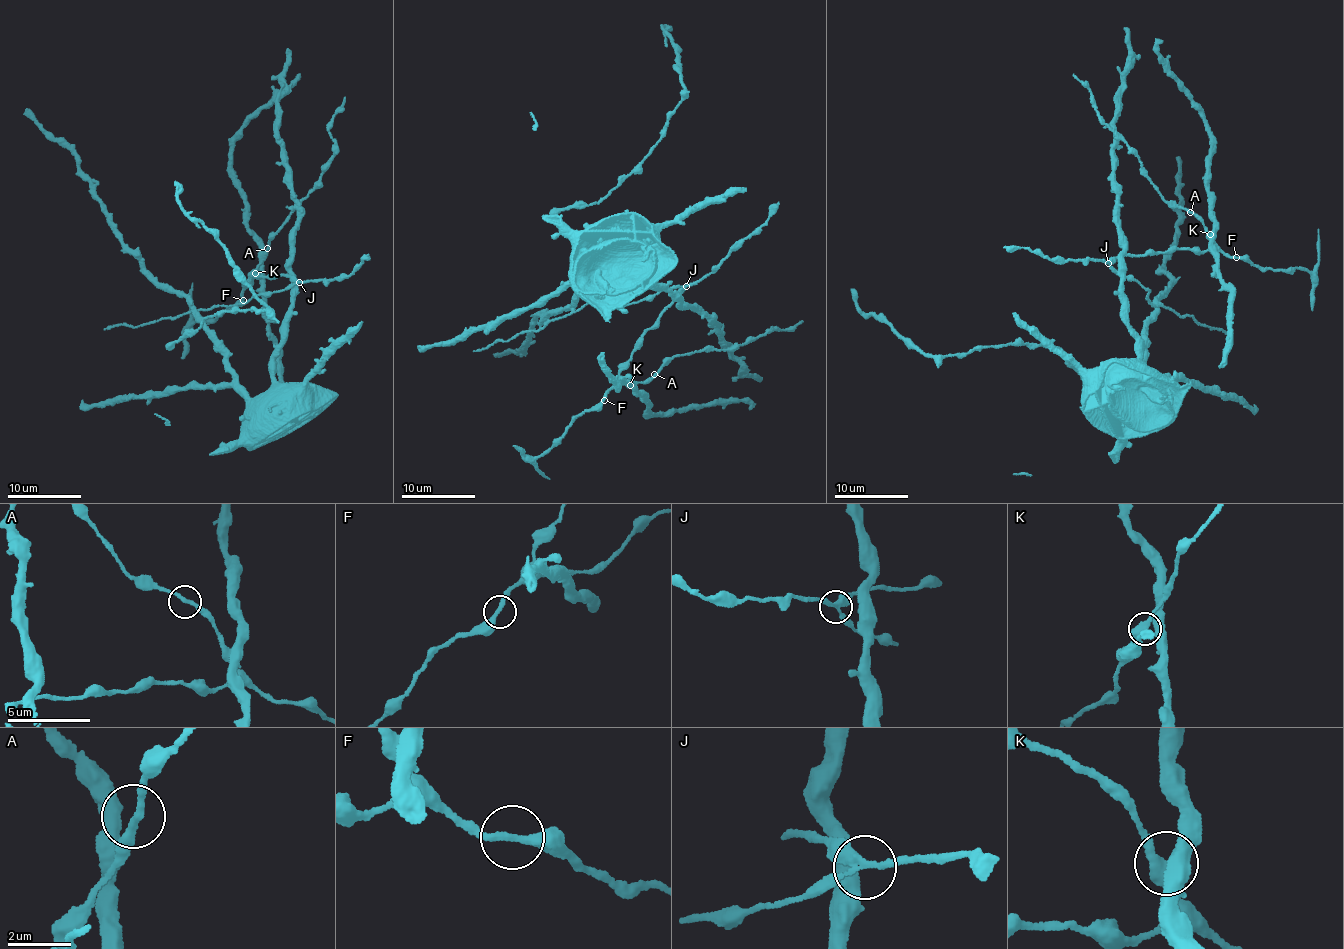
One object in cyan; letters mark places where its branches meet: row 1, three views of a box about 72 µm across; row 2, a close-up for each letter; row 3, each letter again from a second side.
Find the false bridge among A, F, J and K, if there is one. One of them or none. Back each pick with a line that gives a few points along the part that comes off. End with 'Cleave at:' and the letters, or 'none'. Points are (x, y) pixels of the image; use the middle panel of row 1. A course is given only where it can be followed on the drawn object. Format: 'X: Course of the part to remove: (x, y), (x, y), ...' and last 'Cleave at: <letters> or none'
J: Course of the part to remove: (686, 286), (660, 289), (621, 307), (605, 301), (587, 303), (540, 329), (473, 350)
Cleave at: J

